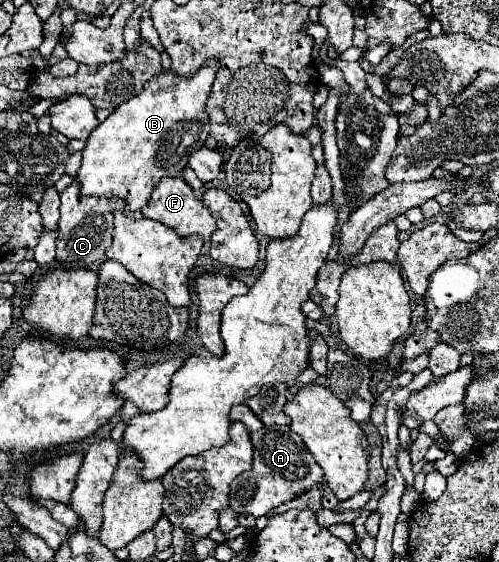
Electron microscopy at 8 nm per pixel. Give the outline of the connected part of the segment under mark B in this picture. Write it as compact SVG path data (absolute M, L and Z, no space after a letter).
M213 60L205 62L197 76L189 80L173 72L163 72L159 78L151 78L137 98L117 106L85 140L81 168L75 176L81 186L81 196L123 200L129 212L137 212L147 204L151 190L161 178L181 176L189 162L189 154L201 148L209 136L205 100L215 72L217 62Z

